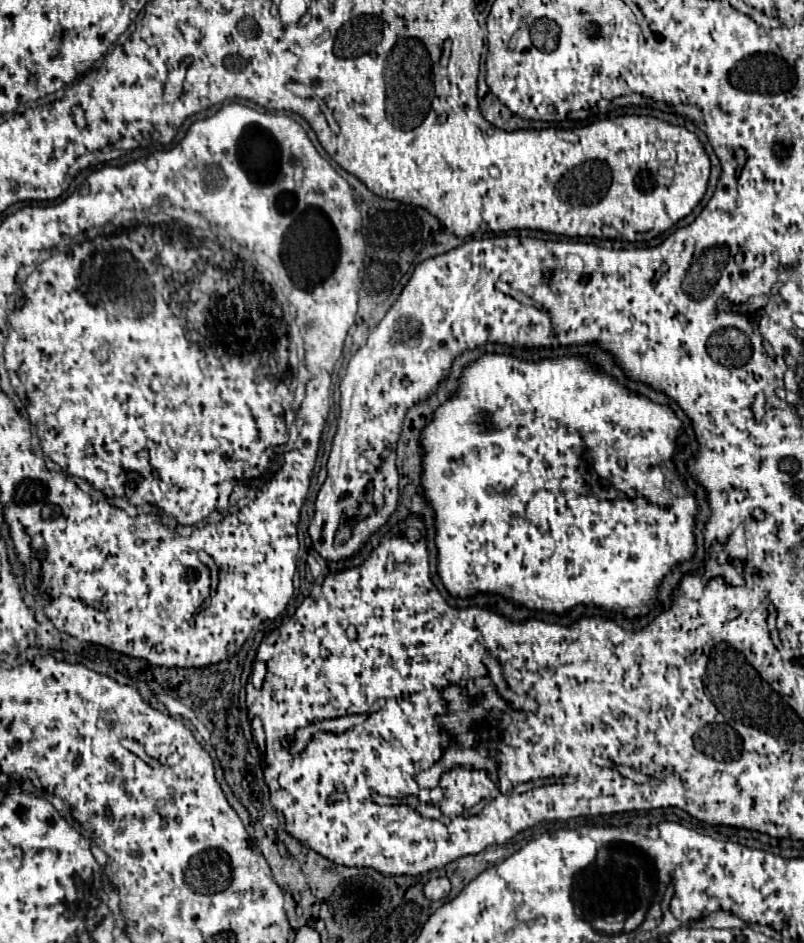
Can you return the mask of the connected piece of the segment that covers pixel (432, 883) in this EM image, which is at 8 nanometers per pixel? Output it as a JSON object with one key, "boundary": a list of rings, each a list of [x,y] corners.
{"boundary":[[[431,878],[427,884],[425,884],[425,896],[429,900],[443,900],[447,898],[451,892],[451,882],[449,878]]]}

